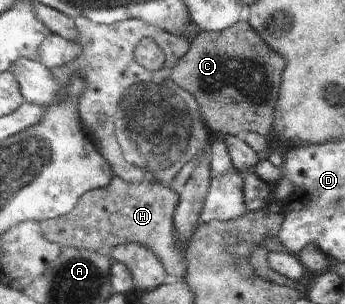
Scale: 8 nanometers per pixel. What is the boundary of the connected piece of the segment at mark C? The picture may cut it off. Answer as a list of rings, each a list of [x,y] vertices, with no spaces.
[[[247,17],[219,32],[199,31],[196,38],[189,41],[189,50],[175,63],[171,78],[177,86],[193,95],[209,131],[212,134],[219,132],[221,135],[236,136],[257,132],[269,139],[273,134],[274,110],[279,99],[282,72],[286,65],[285,57],[267,46]]]

